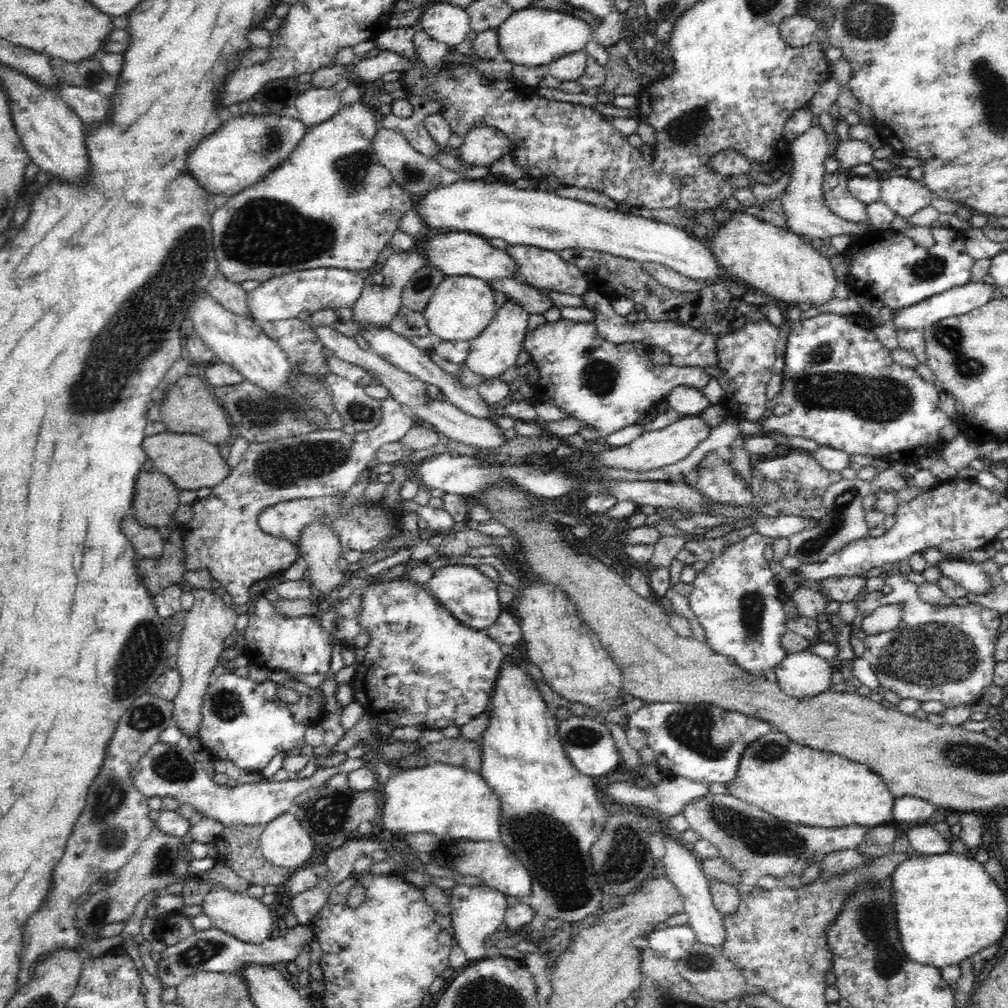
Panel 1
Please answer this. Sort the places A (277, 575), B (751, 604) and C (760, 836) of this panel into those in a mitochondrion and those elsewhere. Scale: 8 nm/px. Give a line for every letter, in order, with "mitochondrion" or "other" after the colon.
A: other
B: mitochondrion
C: mitochondrion

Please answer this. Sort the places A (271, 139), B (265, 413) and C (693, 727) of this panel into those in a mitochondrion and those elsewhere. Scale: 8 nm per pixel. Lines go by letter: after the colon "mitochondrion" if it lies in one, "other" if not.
A: mitochondrion
B: mitochondrion
C: mitochondrion

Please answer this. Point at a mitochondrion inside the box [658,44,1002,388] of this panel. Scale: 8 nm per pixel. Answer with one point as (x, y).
(949, 338)

